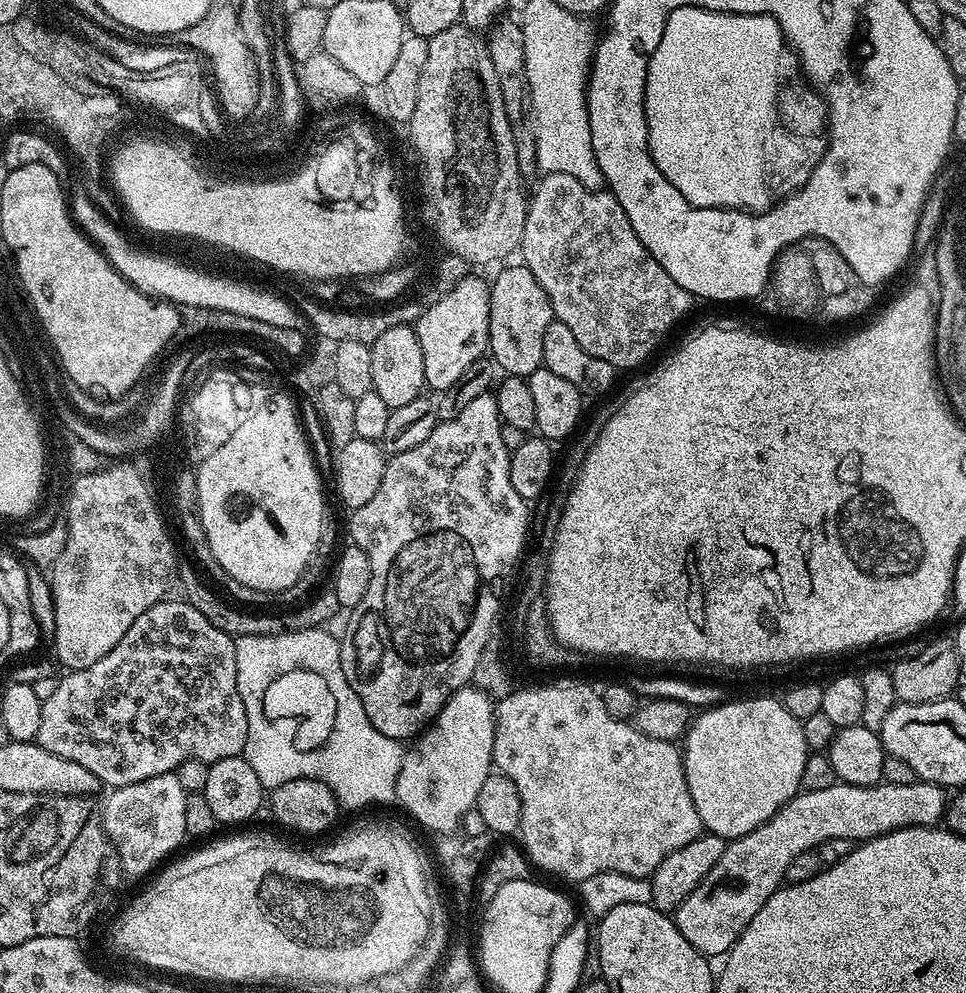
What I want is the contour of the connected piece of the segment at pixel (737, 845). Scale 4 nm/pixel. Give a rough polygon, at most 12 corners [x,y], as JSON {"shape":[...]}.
{"shape":[[801,791],[725,847],[674,913],[723,957],[798,854],[945,819],[949,793]]}

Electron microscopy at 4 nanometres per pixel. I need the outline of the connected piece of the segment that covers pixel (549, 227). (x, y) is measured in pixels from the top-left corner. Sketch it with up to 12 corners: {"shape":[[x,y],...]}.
{"shape":[[549,172],[524,267],[586,354],[638,367],[691,310],[611,192]]}

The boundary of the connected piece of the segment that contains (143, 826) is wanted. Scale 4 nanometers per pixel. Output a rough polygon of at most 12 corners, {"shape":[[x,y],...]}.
{"shape":[[176,774],[117,788],[104,834],[125,877],[151,873],[186,840]]}

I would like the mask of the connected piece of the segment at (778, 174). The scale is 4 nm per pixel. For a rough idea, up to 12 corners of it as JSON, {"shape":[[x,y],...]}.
{"shape":[[676,8],[644,75],[652,161],[764,214],[828,149],[773,16]]}

